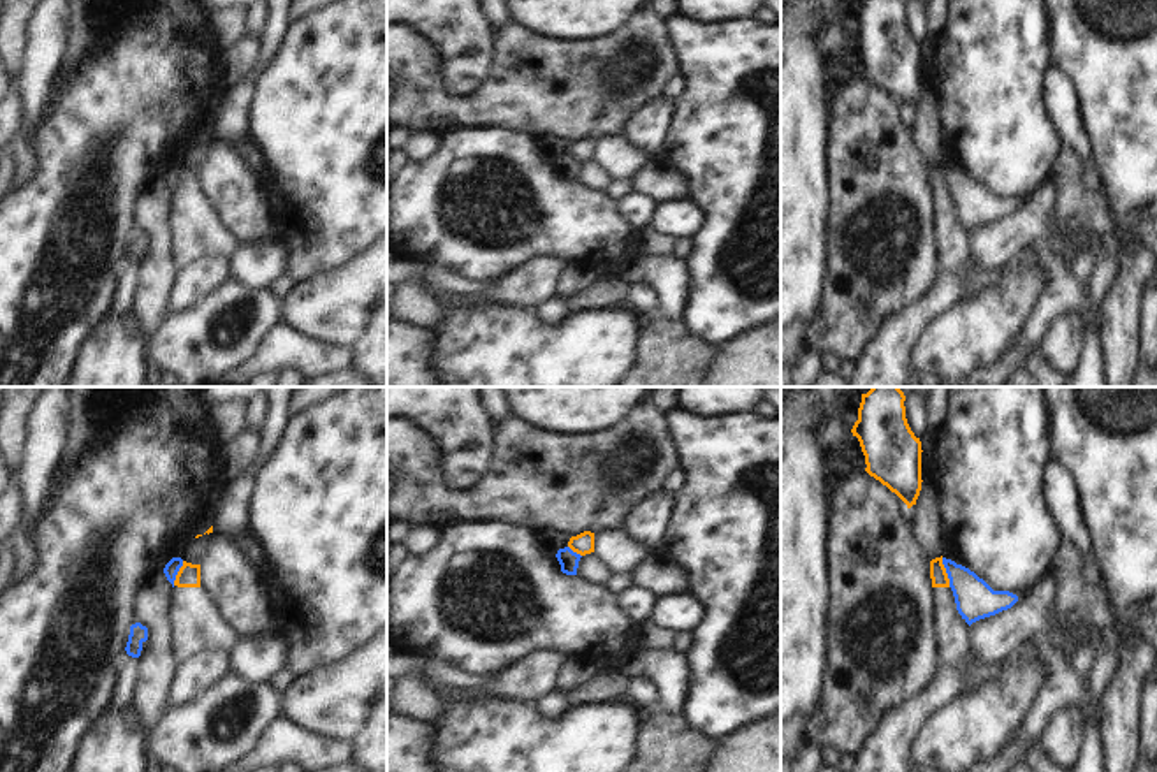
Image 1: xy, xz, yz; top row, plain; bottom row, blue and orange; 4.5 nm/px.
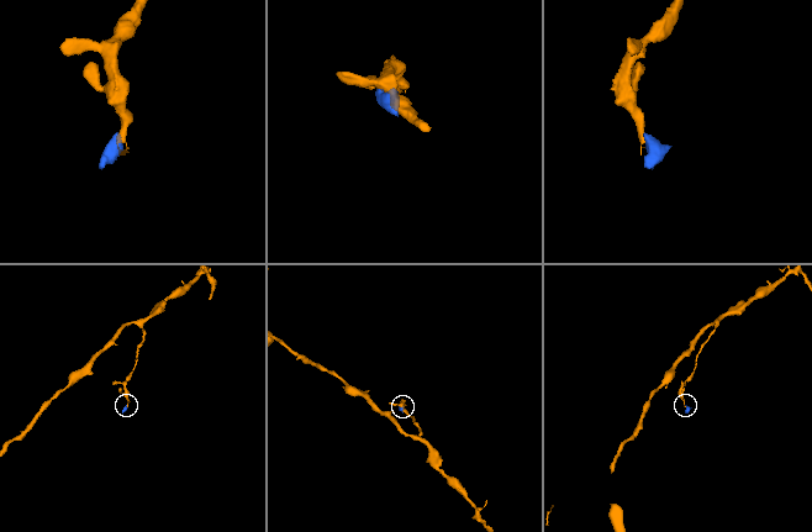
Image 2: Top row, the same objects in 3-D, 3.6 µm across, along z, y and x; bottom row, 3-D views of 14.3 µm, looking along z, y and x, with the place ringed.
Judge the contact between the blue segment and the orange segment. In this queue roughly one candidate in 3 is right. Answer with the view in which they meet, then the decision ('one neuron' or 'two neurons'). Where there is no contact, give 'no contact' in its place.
yz | two neurons

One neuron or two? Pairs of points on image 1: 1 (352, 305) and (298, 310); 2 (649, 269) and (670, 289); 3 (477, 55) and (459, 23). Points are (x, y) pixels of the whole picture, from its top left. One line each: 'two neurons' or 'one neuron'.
1: one neuron
2: one neuron
3: one neuron

